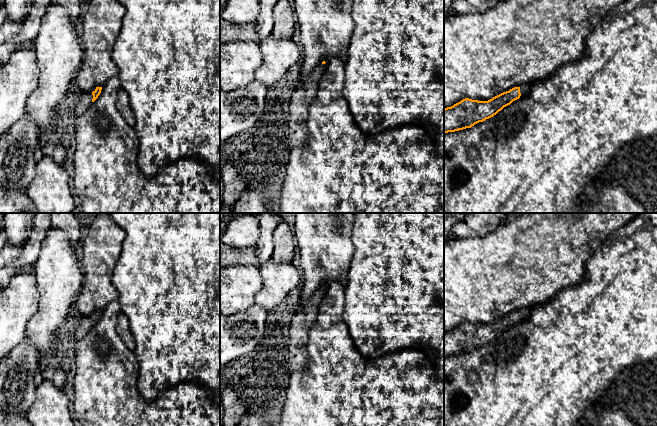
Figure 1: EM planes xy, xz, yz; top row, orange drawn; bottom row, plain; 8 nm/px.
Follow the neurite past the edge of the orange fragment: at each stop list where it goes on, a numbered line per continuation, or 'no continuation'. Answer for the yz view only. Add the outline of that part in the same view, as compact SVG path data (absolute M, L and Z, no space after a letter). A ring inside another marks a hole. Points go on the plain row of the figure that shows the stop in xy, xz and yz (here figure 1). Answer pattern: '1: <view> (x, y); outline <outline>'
1: yz (525, 312); outline M531 306L531 307L527 307L527 308L523 308L520 310L520 317L521 319L525 319L527 318L531 312L533 311L535 306Z

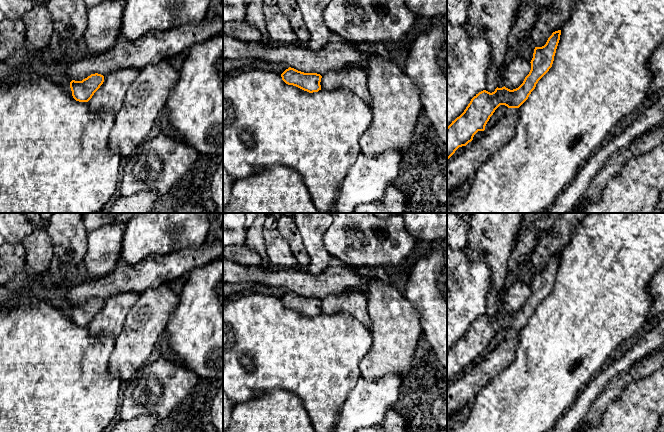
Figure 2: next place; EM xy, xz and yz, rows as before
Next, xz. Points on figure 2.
no continuation

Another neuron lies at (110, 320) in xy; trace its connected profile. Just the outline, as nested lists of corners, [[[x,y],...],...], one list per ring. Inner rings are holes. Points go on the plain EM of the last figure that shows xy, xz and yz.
[[[125,292],[104,299],[103,308],[88,325],[90,335],[92,337],[110,335],[116,339],[138,296],[133,292]]]

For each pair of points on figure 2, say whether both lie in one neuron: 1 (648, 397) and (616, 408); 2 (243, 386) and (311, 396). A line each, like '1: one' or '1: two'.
1: one
2: one

